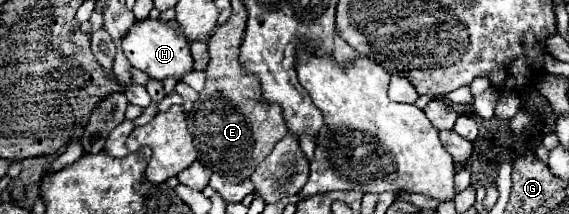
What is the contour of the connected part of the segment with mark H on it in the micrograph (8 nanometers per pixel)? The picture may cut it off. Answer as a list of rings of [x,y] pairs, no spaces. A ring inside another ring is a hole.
[[[146,18],[144,22],[136,22],[128,34],[122,40],[122,50],[130,64],[142,72],[146,72],[154,80],[164,80],[164,78],[176,78],[182,80],[182,76],[190,74],[194,68],[194,60],[188,48],[188,40],[178,32],[176,26],[170,26],[174,22],[162,24],[160,20],[150,20]]]

